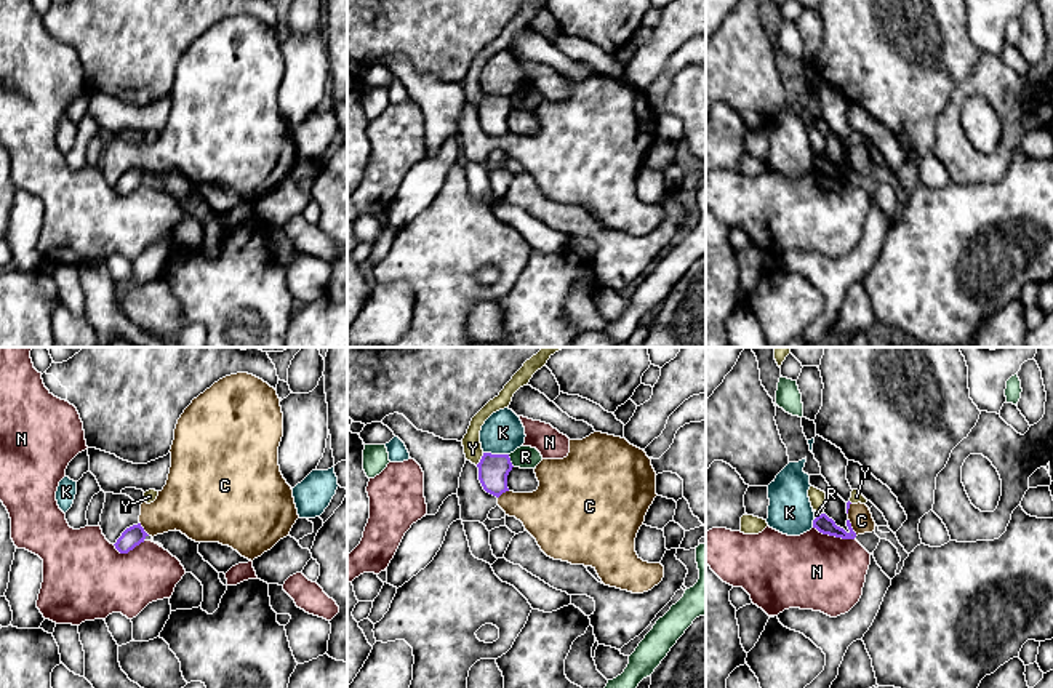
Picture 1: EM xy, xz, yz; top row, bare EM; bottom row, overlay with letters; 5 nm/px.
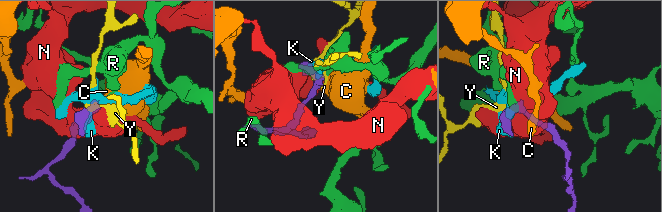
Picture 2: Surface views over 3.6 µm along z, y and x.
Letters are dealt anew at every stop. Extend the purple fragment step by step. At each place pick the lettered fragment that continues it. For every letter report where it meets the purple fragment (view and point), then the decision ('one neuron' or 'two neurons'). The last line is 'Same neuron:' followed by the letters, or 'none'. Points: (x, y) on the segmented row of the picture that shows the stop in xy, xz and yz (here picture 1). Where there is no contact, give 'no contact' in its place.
C: yz (850, 527) | two neurons
K: xz (496, 455) | two neurons
N: yz (834, 535) | two neurons
R: xz (509, 461) | two neurons
Y: xz (480, 460) | two neurons
Same neuron: none

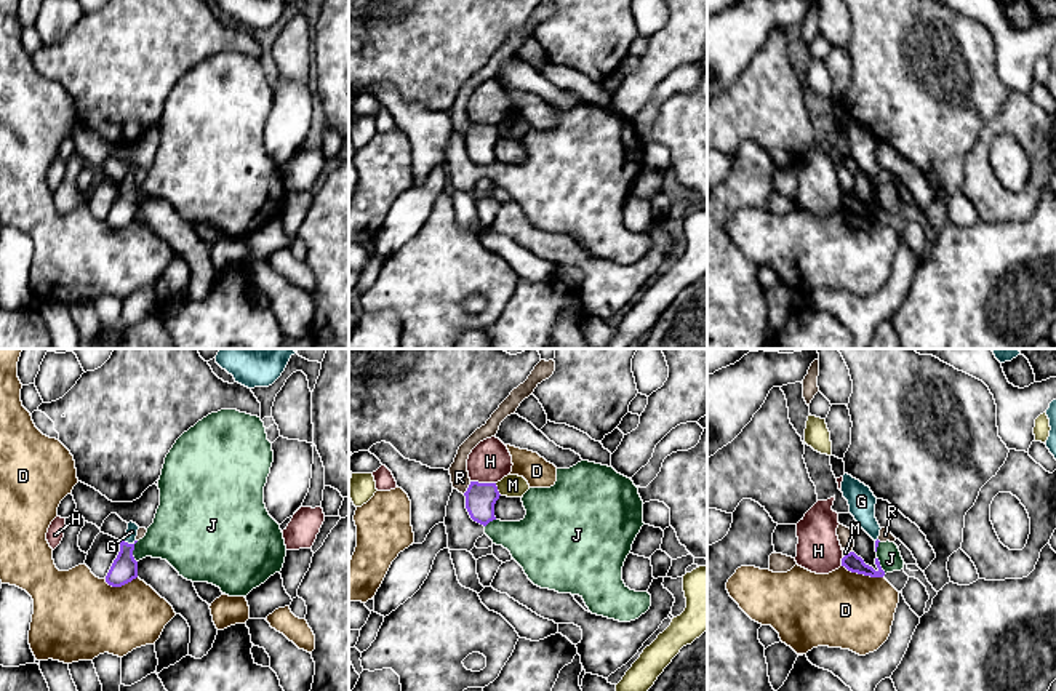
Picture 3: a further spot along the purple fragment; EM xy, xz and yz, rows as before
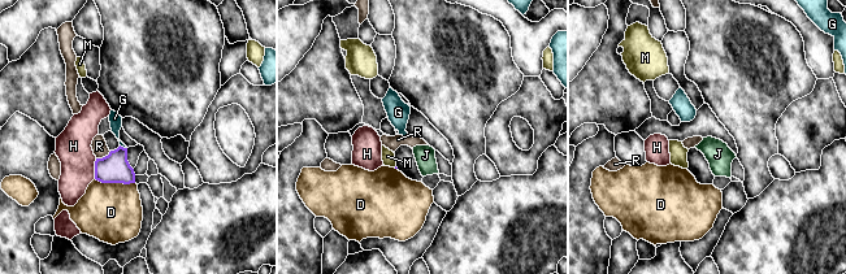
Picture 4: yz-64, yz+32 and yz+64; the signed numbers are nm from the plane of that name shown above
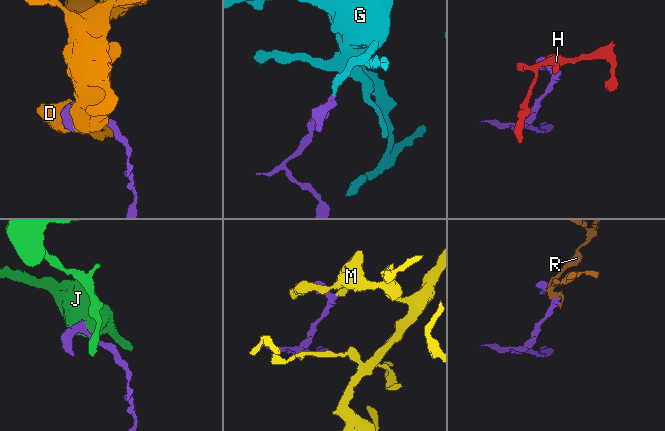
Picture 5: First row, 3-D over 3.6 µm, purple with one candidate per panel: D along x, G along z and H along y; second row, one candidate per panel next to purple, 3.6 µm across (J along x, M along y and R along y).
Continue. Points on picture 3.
D: yz (863, 573) | two neurons
G: xy (127, 543) | one neuron
H: xz (484, 483) | two neurons
J: xy (132, 552) | two neurons
M: xz (496, 490) | two neurons
R: xz (468, 488) | two neurons
Same neuron: G

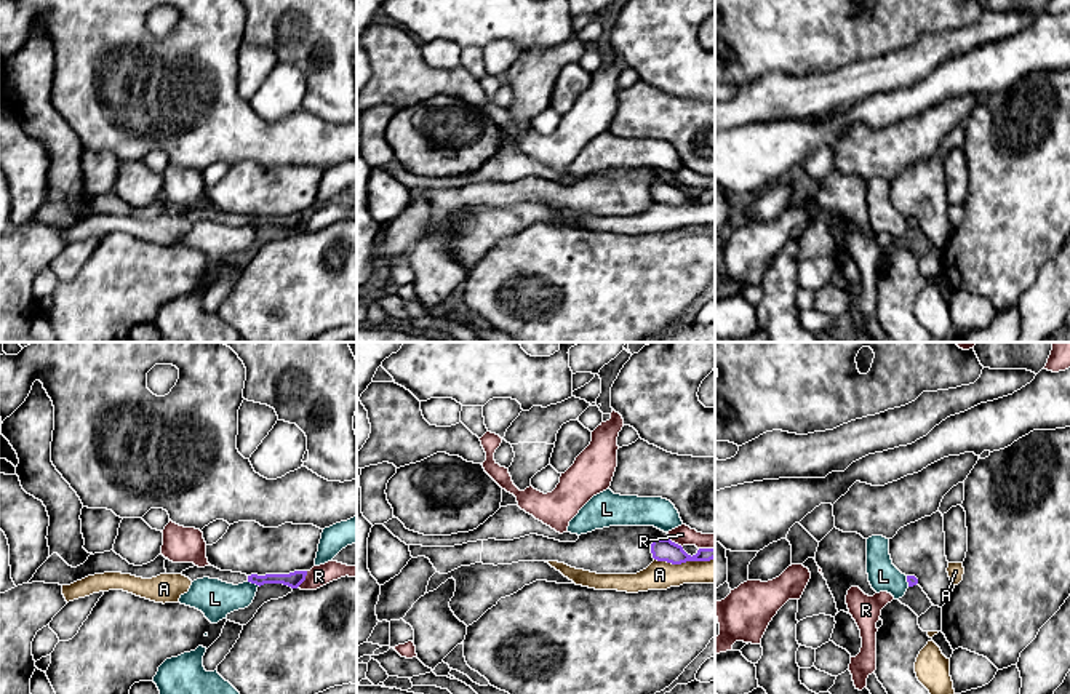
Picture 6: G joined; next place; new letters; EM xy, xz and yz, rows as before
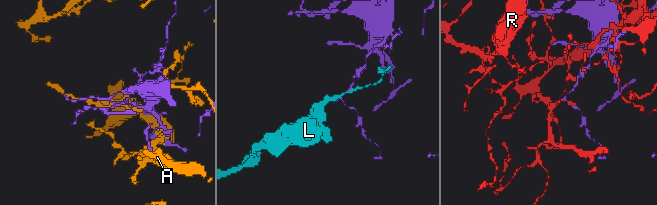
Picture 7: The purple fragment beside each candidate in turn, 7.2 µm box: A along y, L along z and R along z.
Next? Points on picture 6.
A: xz (683, 562) | two neurons
L: xy (253, 582) | two neurons
R: xy (304, 579) | two neurons
Same neuron: none

